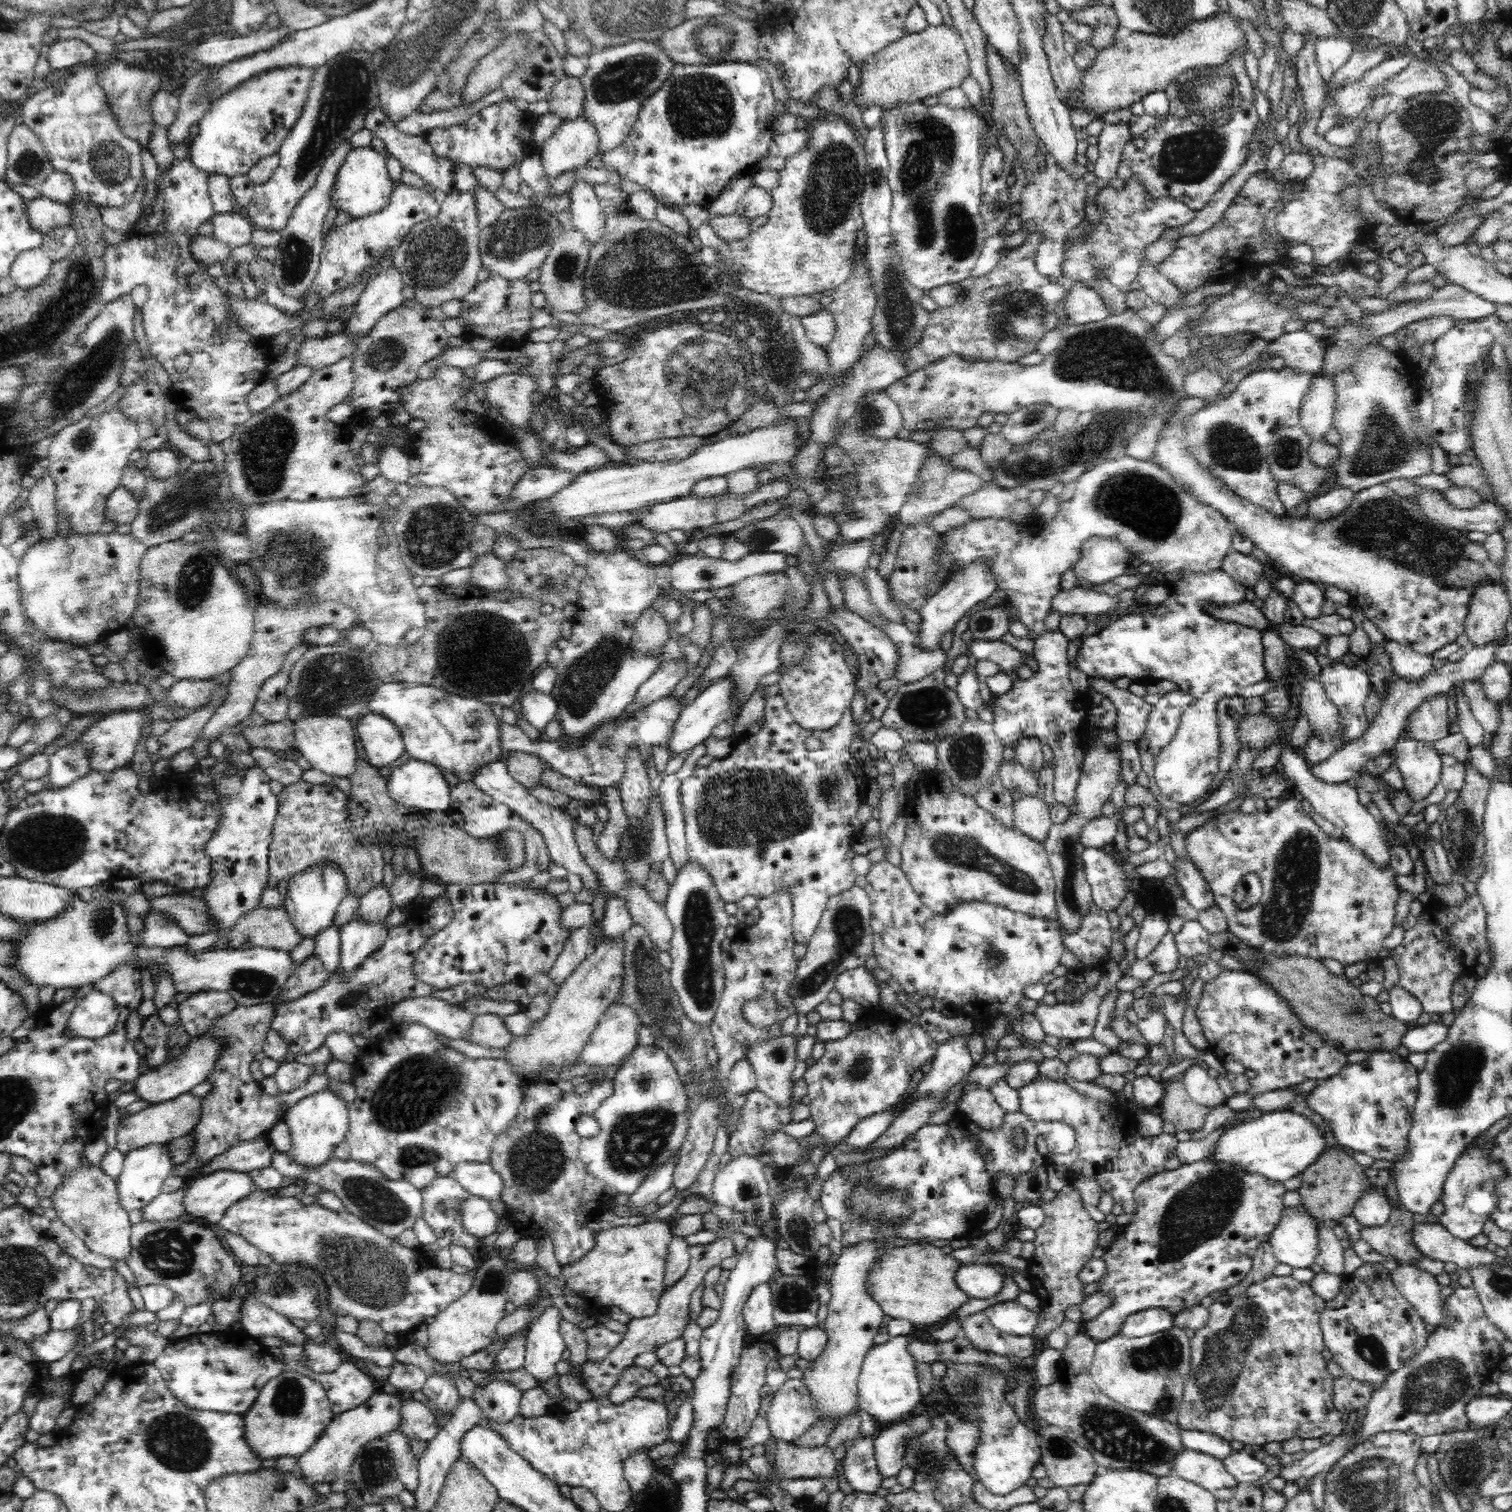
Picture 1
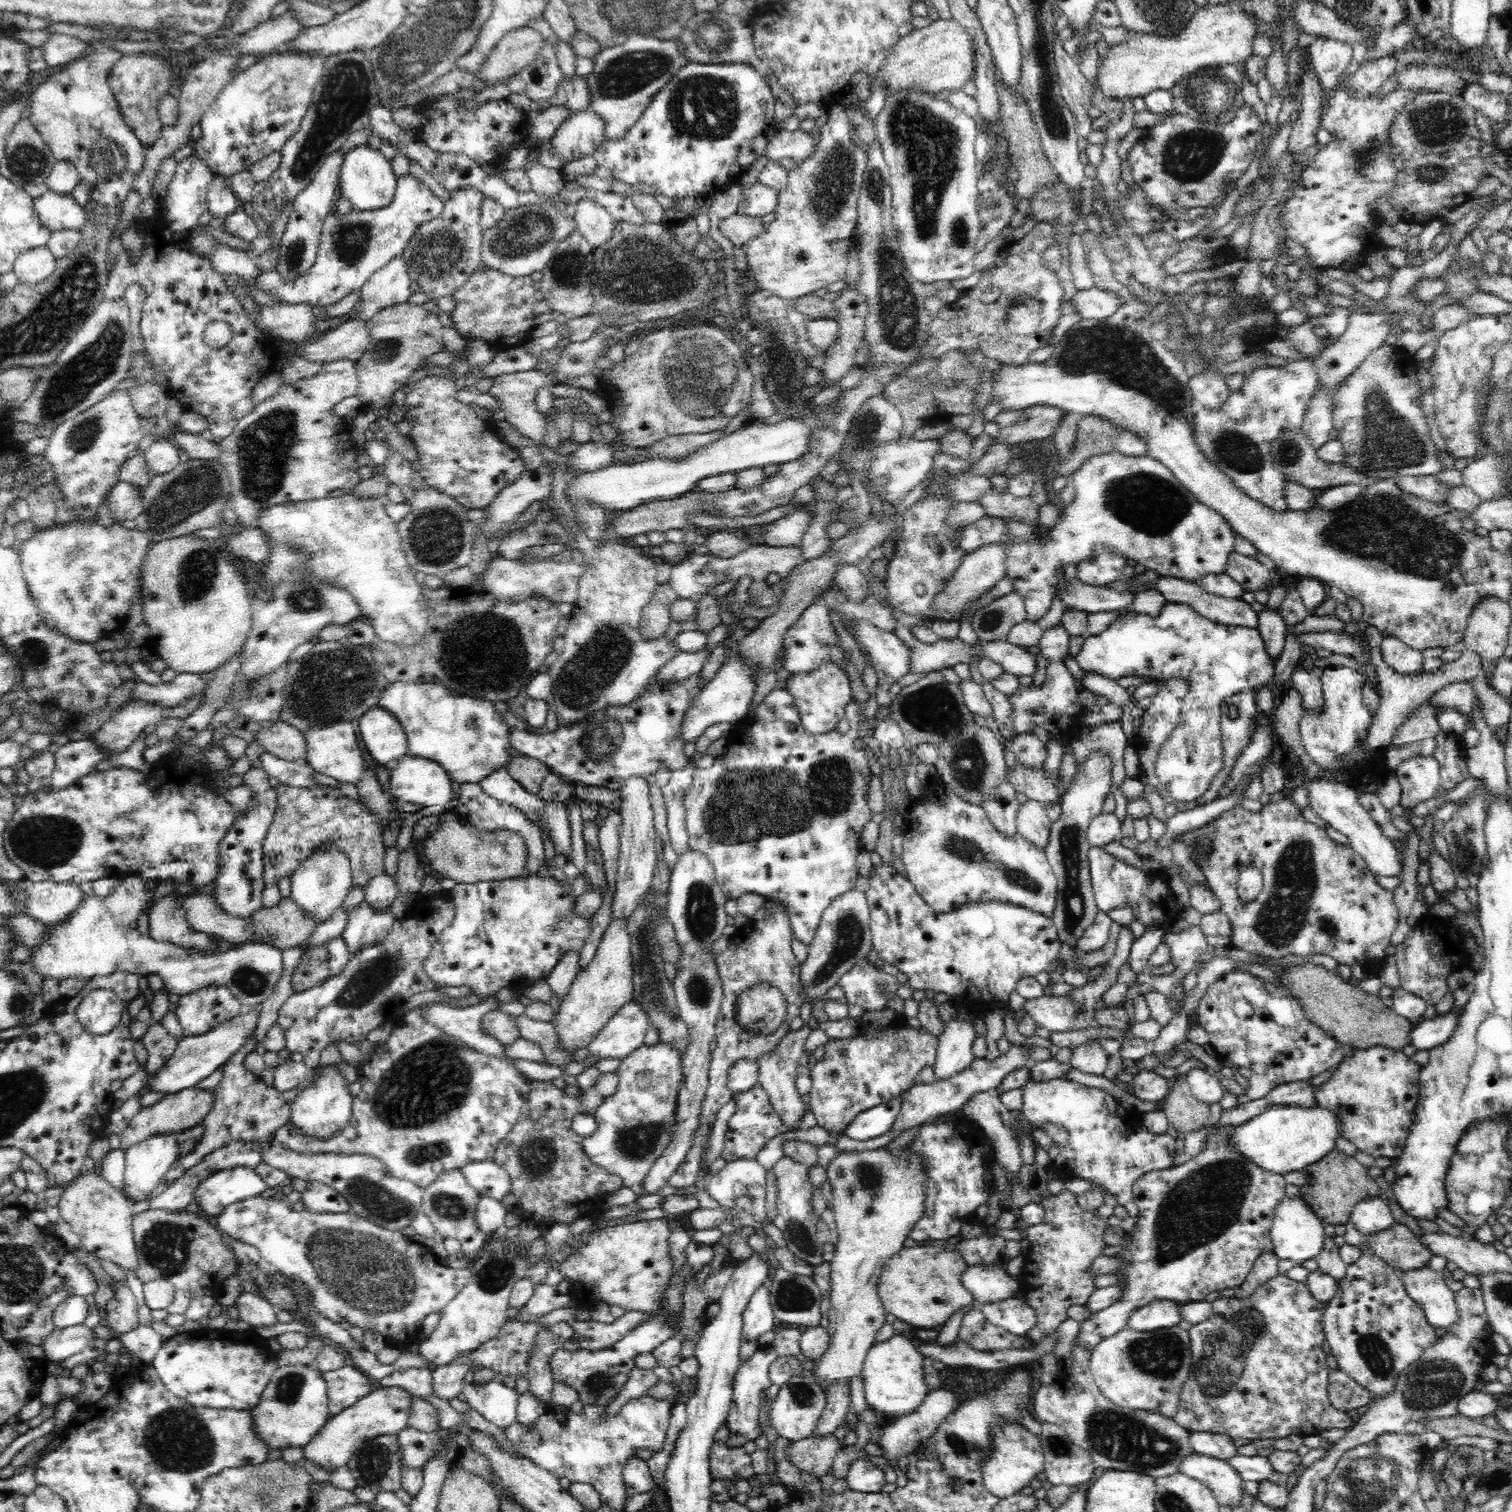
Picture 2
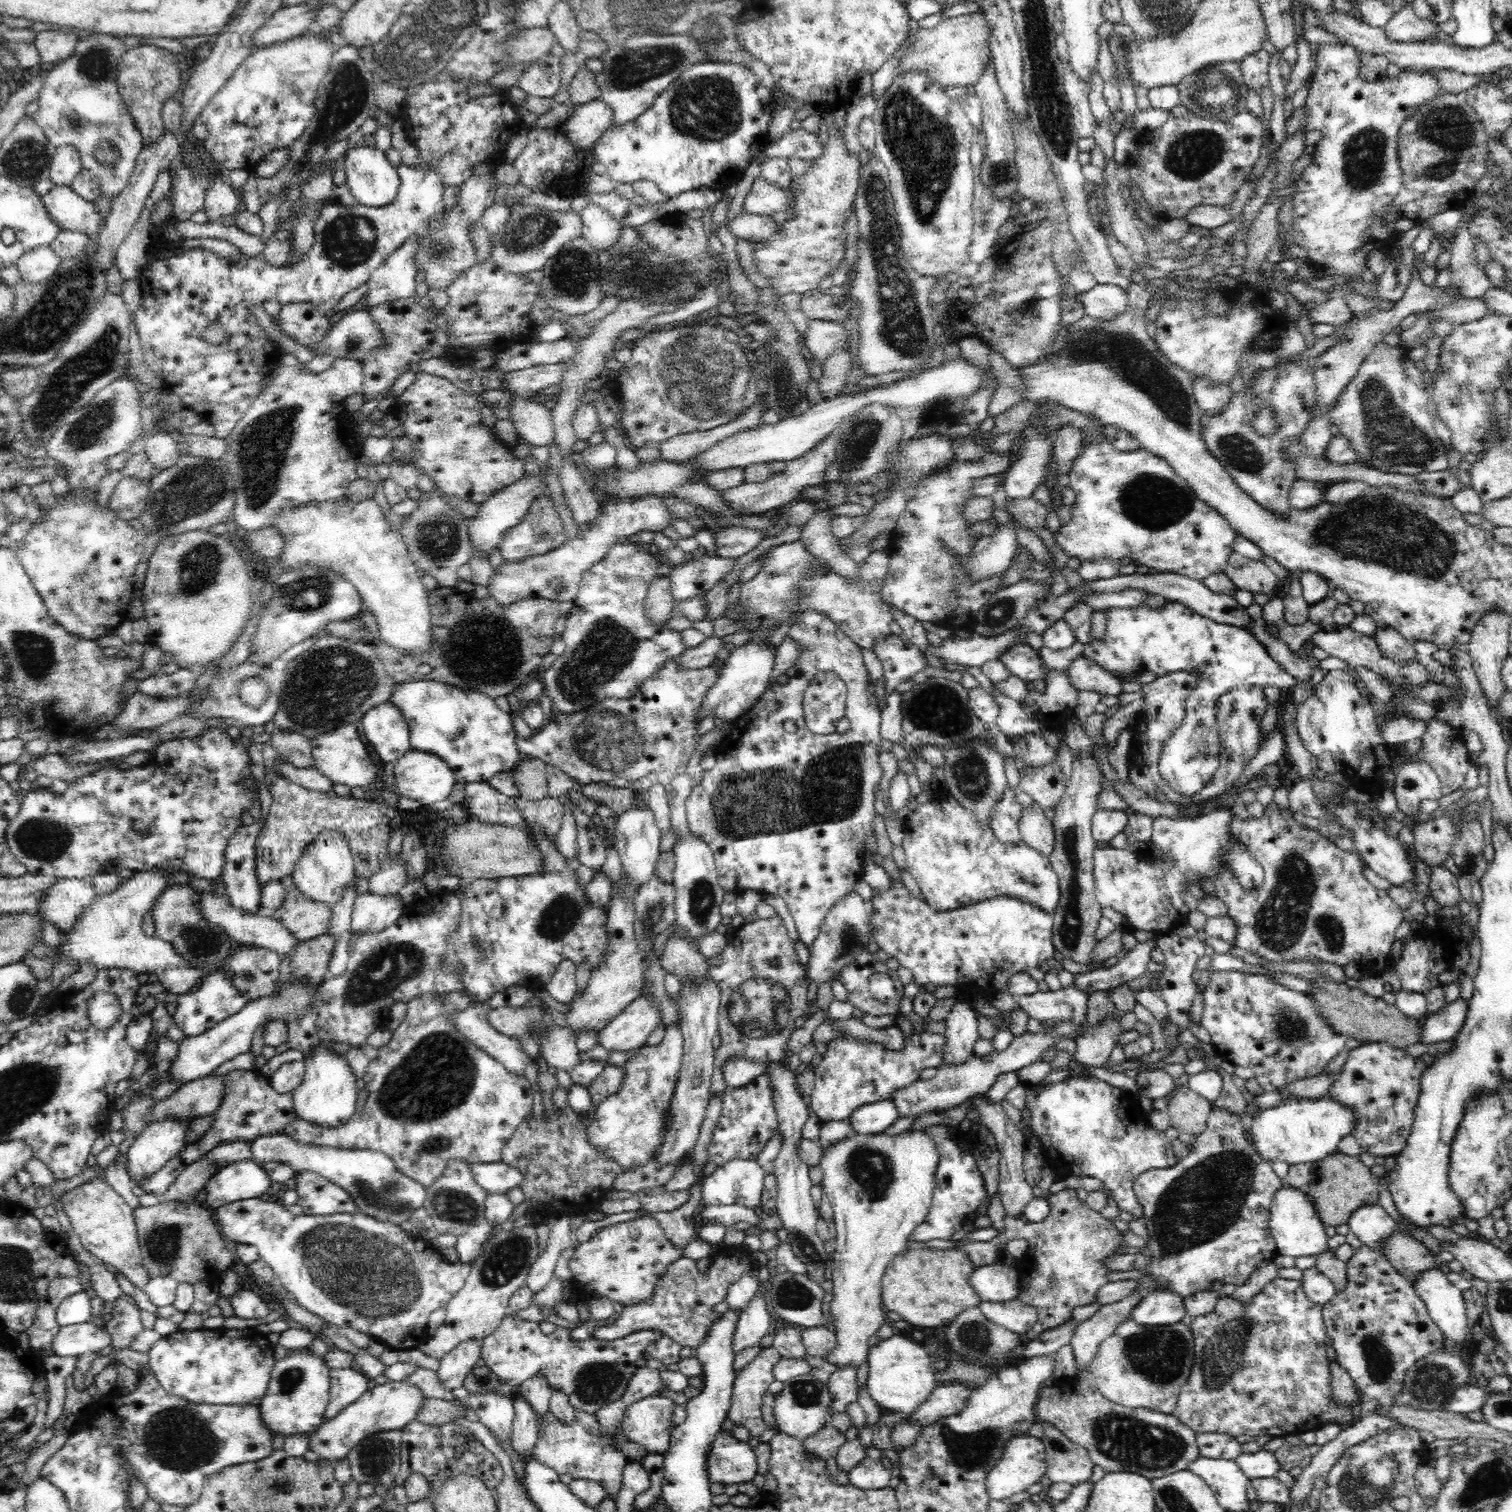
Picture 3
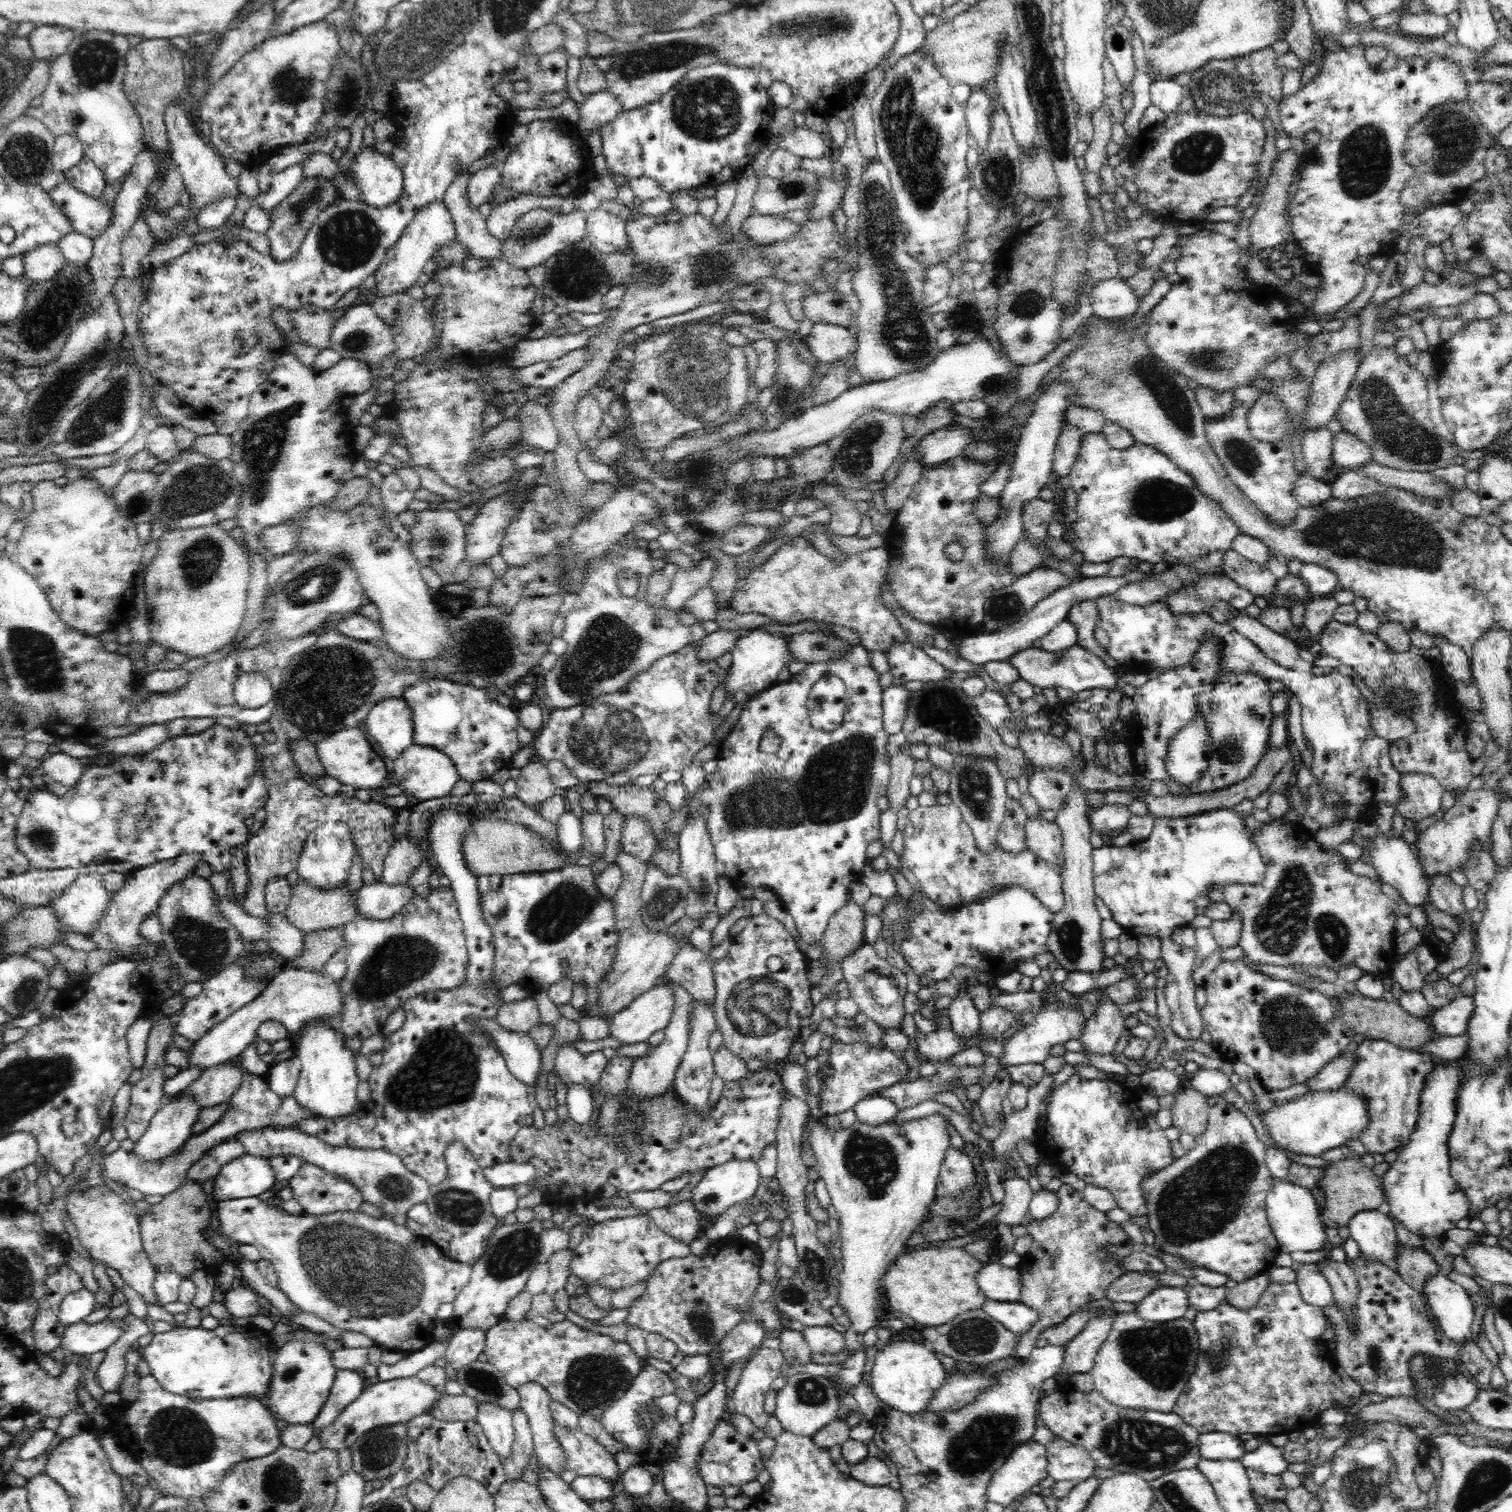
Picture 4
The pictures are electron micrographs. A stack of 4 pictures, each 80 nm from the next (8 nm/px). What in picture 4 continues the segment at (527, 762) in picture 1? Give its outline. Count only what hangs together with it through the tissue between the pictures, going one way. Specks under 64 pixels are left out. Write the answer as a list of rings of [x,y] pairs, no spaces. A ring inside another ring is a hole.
[[[534,757],[520,770],[515,795],[528,806],[536,808],[558,792],[544,761]]]

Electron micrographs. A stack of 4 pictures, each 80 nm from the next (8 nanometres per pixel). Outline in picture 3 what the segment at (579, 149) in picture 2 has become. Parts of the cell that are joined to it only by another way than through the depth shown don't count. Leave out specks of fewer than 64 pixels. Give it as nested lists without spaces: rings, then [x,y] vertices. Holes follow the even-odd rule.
[[[602,97],[575,107],[574,113],[564,124],[564,134],[574,149],[588,152],[598,142],[600,135],[612,127],[615,115]]]

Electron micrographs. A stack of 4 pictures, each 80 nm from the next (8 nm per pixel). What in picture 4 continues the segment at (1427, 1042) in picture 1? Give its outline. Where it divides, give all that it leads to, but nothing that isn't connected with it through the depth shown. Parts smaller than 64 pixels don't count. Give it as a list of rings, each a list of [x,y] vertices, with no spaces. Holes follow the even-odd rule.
[[[1458,996],[1449,1004],[1435,1010],[1428,1018],[1432,1035],[1447,1037],[1464,1034],[1474,1010],[1475,1003],[1472,997]]]

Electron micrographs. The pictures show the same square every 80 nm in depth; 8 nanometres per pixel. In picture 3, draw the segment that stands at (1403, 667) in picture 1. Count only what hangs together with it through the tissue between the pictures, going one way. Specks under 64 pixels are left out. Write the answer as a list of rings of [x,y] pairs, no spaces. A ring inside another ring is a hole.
[[[1392,627],[1378,628],[1374,632],[1382,655],[1398,663],[1411,663],[1416,661],[1417,652],[1415,646],[1408,639],[1402,638],[1398,630]]]

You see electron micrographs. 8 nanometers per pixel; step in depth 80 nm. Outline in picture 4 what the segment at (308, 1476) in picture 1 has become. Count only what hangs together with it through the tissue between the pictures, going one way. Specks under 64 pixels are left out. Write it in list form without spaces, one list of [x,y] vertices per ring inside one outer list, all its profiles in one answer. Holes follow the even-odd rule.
[[[414,1375],[408,1378],[397,1378],[387,1381],[379,1381],[375,1384],[367,1384],[360,1396],[356,1397],[352,1403],[344,1409],[337,1420],[322,1431],[316,1432],[322,1448],[328,1448],[335,1452],[340,1452],[345,1448],[351,1448],[360,1436],[372,1431],[372,1428],[380,1426],[392,1426],[392,1424],[407,1423],[428,1413],[430,1409],[437,1406],[438,1400],[442,1398],[442,1393],[436,1390],[434,1385],[428,1384],[420,1377]]]

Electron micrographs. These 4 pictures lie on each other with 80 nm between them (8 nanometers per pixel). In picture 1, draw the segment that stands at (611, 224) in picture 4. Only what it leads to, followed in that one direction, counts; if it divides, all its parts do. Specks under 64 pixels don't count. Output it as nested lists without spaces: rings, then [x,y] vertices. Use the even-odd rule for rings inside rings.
[[[577,171],[577,181],[571,186],[570,225],[584,233],[586,240],[596,244],[604,236],[604,228],[608,218],[600,209],[600,201],[592,184],[582,178]]]

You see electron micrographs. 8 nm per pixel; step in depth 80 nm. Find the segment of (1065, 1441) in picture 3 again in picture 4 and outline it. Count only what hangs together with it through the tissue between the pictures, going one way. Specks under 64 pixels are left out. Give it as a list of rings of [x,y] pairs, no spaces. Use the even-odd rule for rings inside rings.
[[[1053,1436],[1047,1447],[1047,1474],[1054,1481],[1070,1480],[1078,1485],[1095,1475],[1095,1461],[1080,1446]]]

